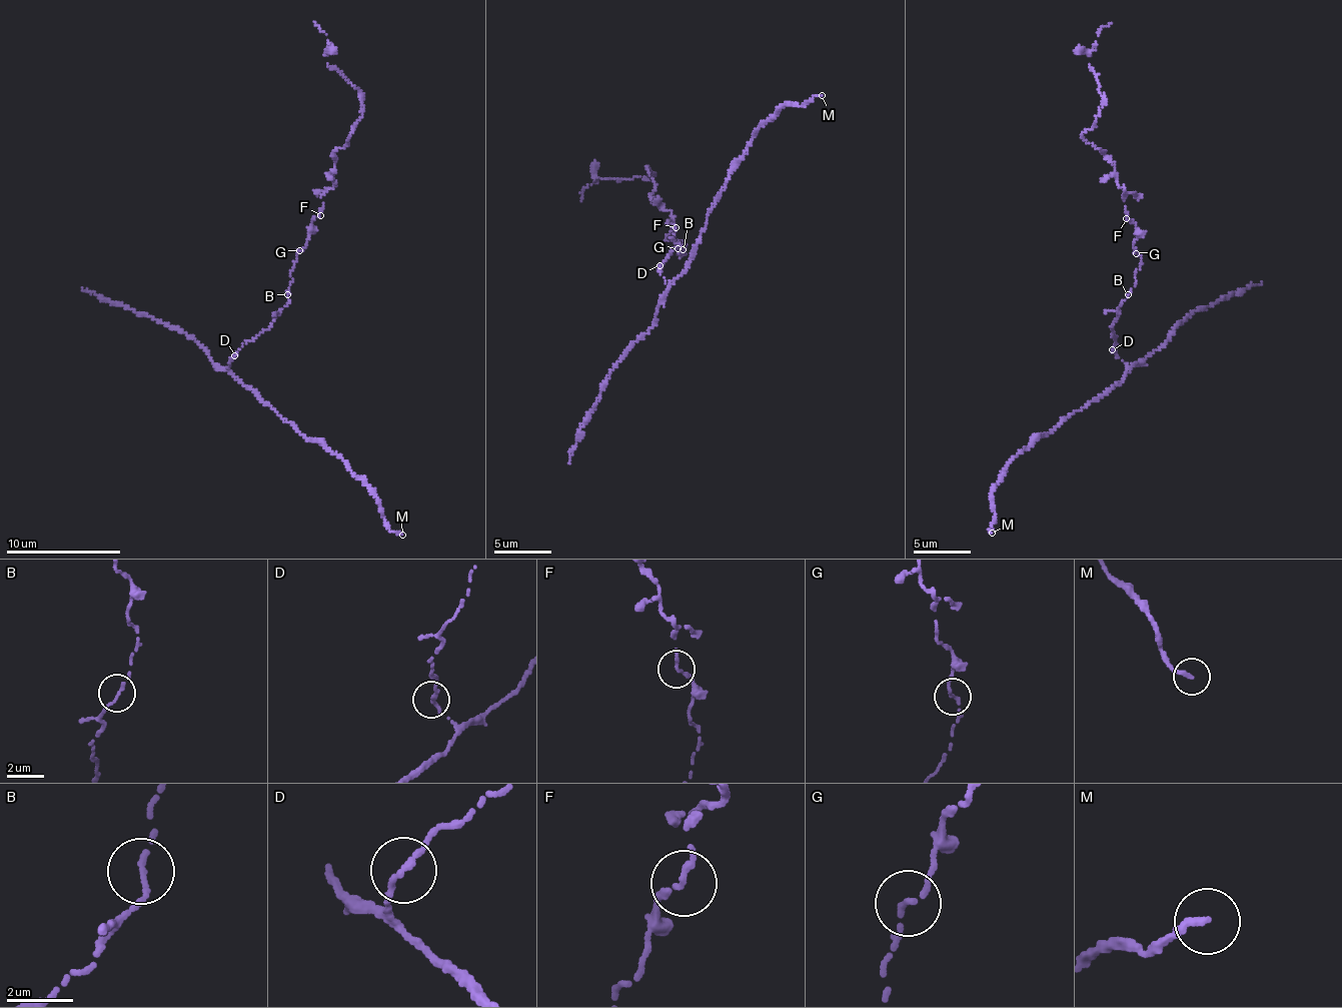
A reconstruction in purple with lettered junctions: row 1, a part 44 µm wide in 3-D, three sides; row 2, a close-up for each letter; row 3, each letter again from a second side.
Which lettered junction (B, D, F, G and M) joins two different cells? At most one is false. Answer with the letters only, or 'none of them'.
none of them

